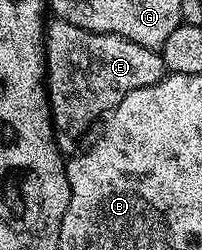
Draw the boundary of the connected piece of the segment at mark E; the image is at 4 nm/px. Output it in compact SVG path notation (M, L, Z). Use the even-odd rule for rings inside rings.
M51 19L46 22L43 35L43 54L47 60L47 102L51 108L51 123L56 134L67 141L75 141L99 116L110 114L129 95L141 87L153 87L165 76L162 52L141 47L112 33L94 33L68 21Z

